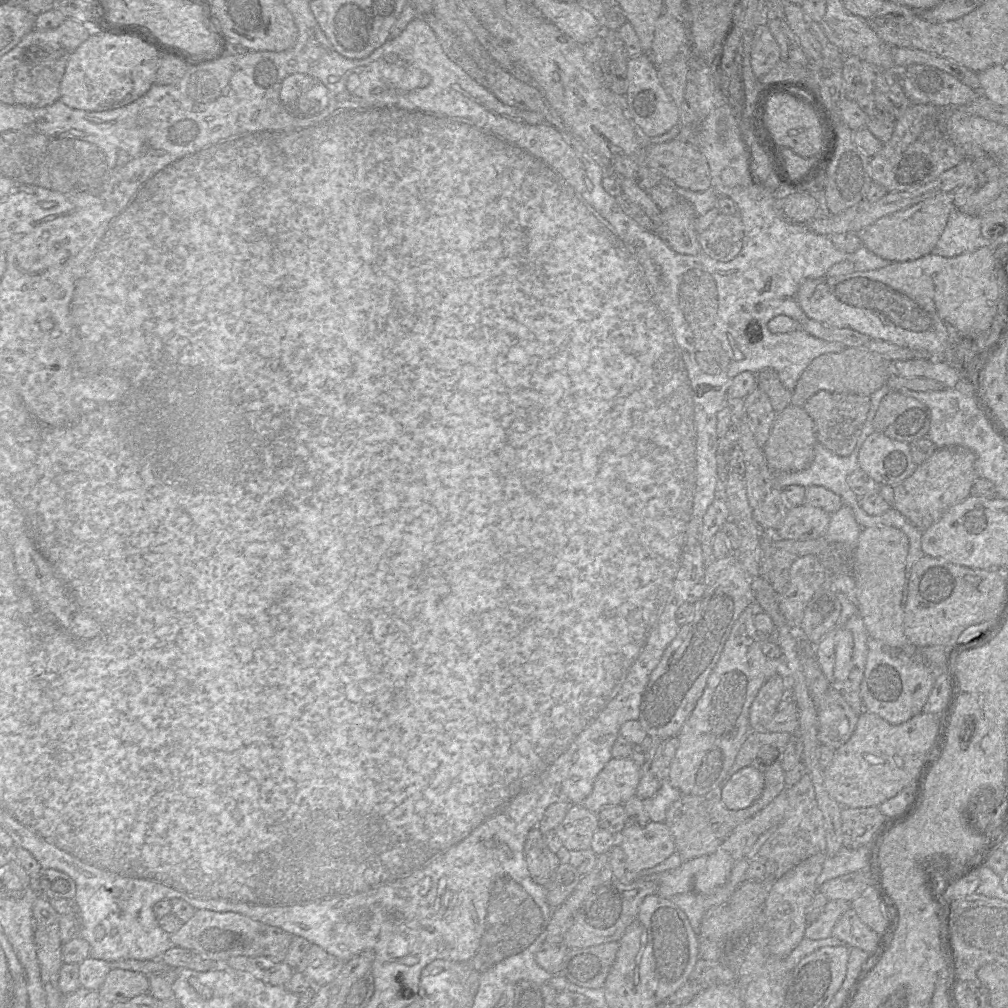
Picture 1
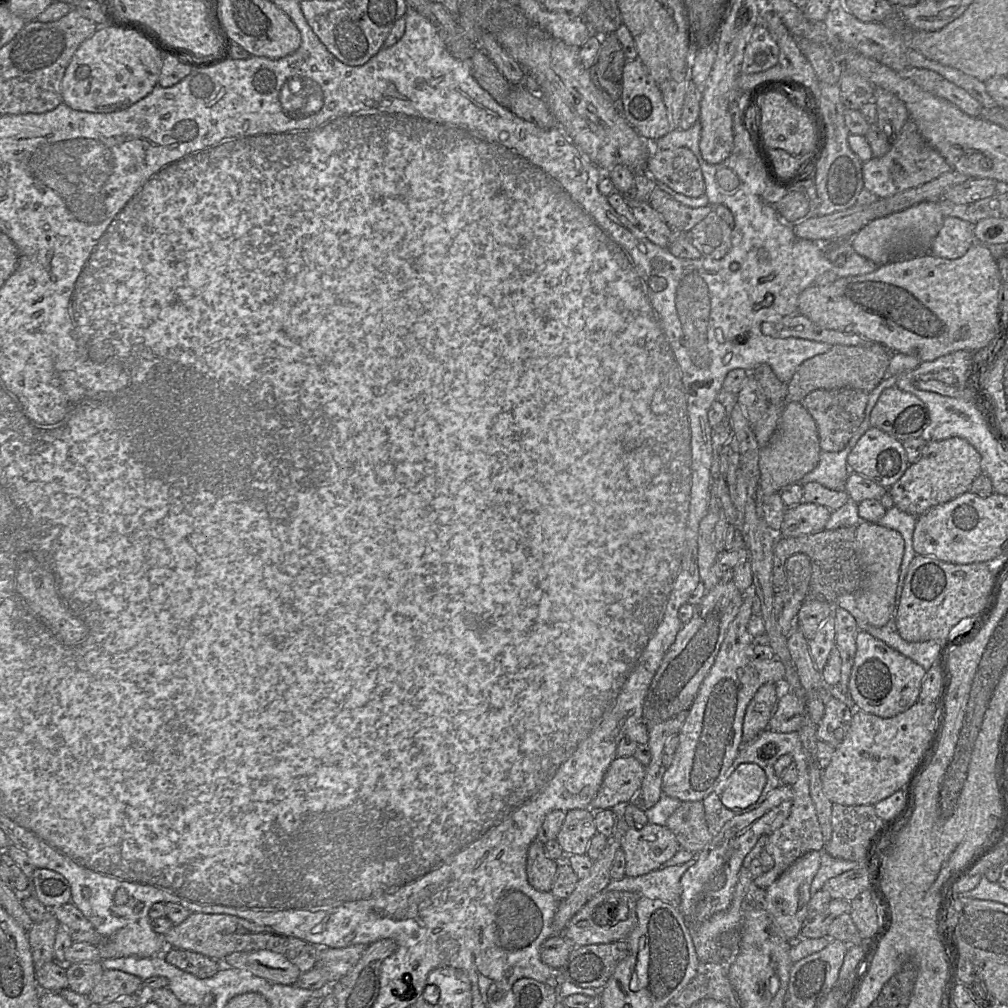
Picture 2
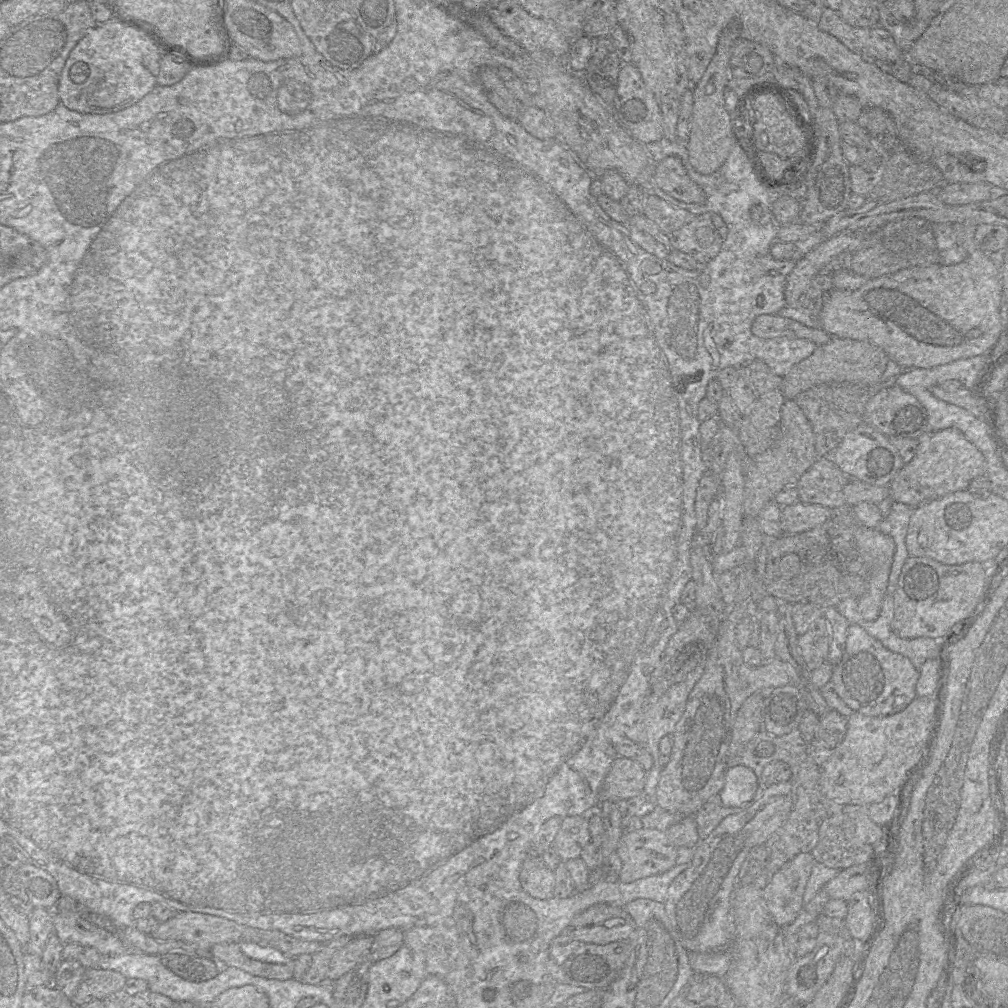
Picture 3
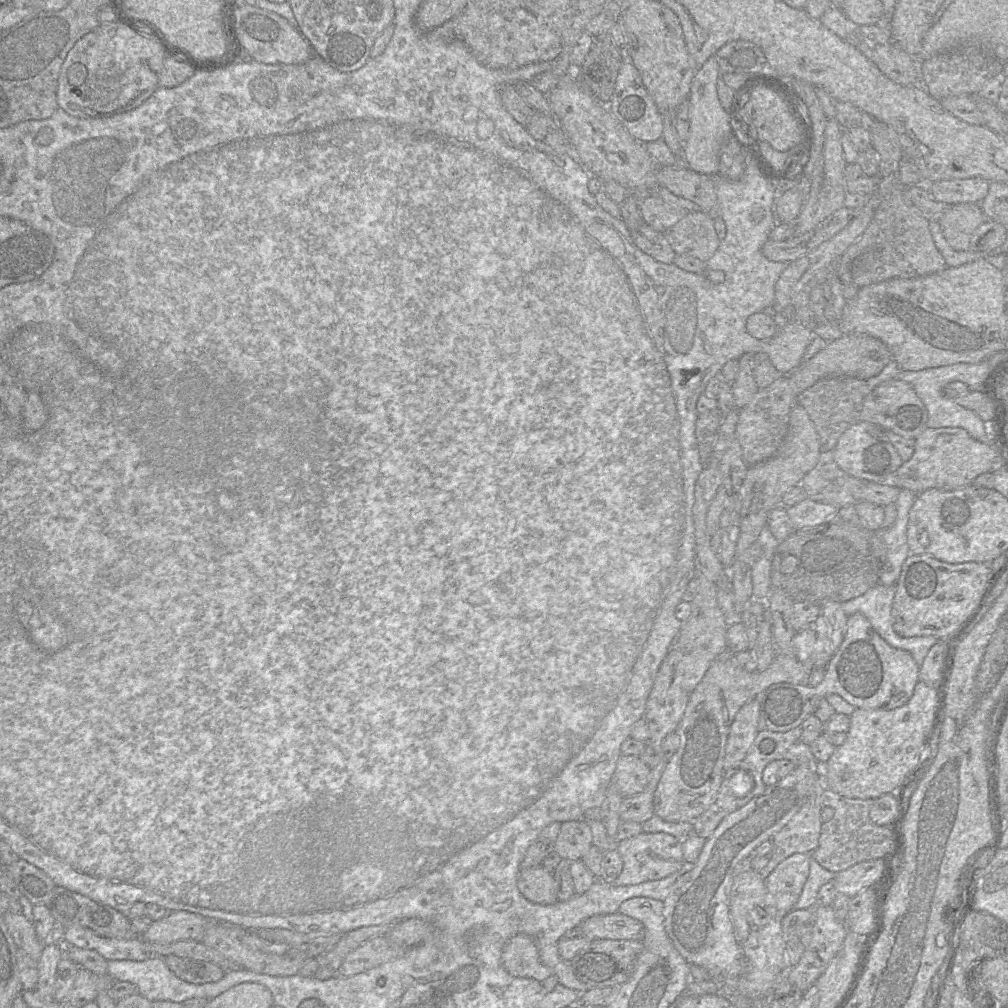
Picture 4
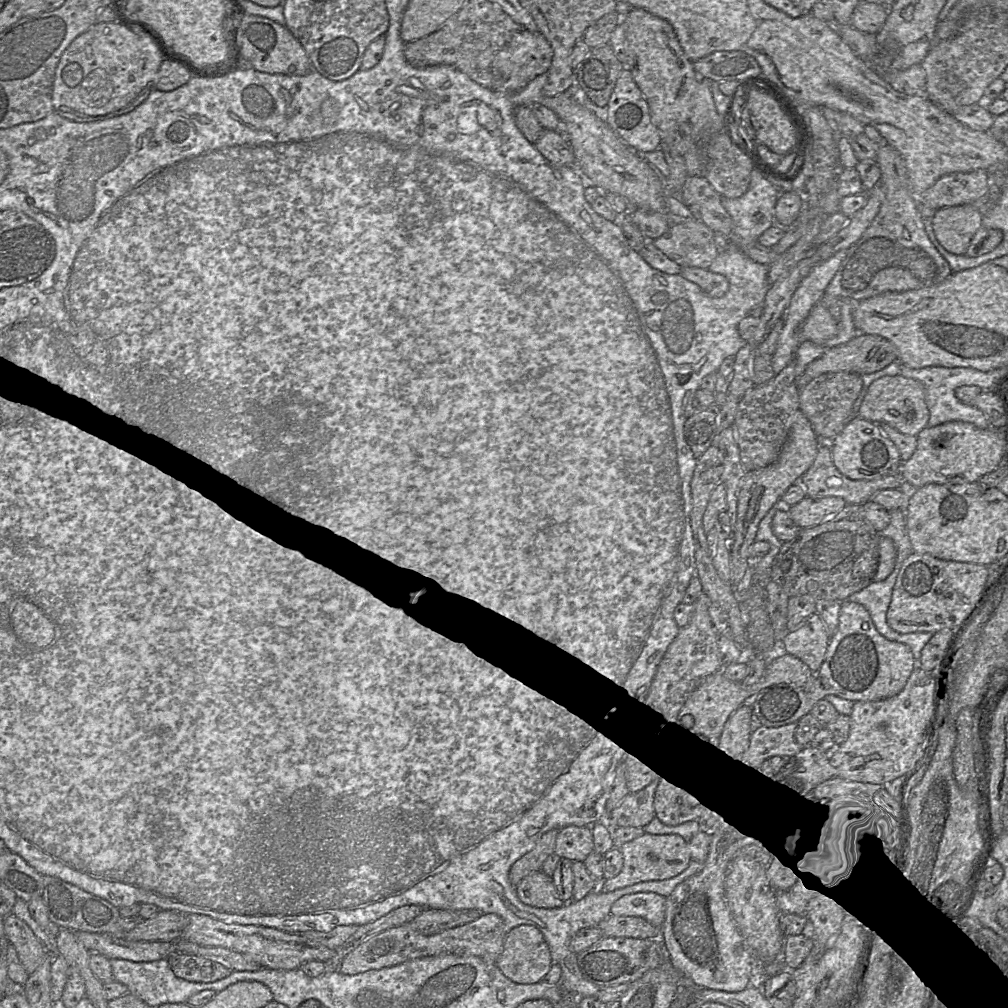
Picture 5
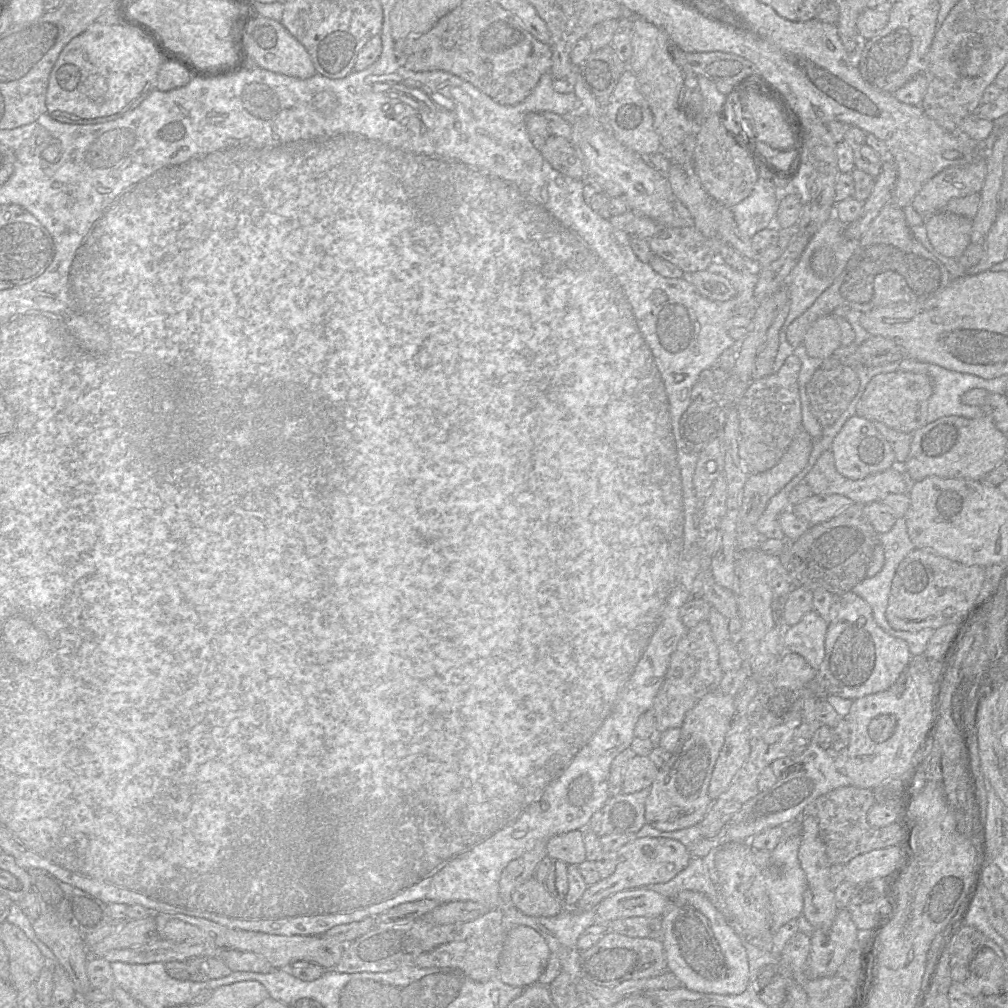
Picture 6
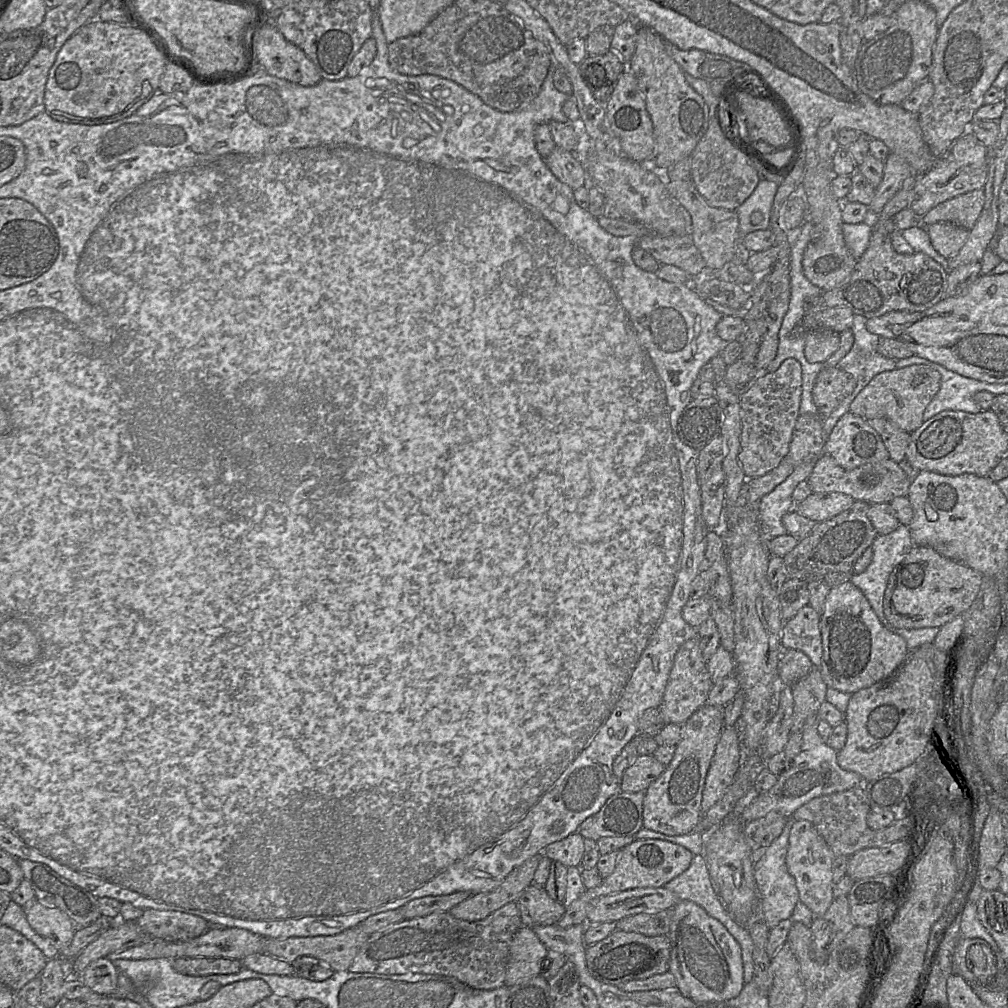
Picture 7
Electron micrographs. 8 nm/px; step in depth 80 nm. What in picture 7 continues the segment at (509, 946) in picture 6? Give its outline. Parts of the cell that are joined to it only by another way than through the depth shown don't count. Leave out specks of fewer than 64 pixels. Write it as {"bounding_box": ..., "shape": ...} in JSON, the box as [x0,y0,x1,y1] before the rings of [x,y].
{"bounding_box":[505,926,548,987],"shape":[[[521,926],[514,934],[506,966],[505,986],[511,987],[540,975],[548,949],[532,928]]]}

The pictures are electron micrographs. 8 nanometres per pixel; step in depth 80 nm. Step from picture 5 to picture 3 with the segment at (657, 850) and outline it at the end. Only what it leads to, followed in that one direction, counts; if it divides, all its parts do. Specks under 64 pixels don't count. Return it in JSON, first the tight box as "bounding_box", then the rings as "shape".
{"bounding_box":[616,828,678,883],"shape":[[[641,828],[623,835],[616,849],[622,861],[618,881],[631,883],[670,870],[676,865],[678,848],[656,829]]]}

